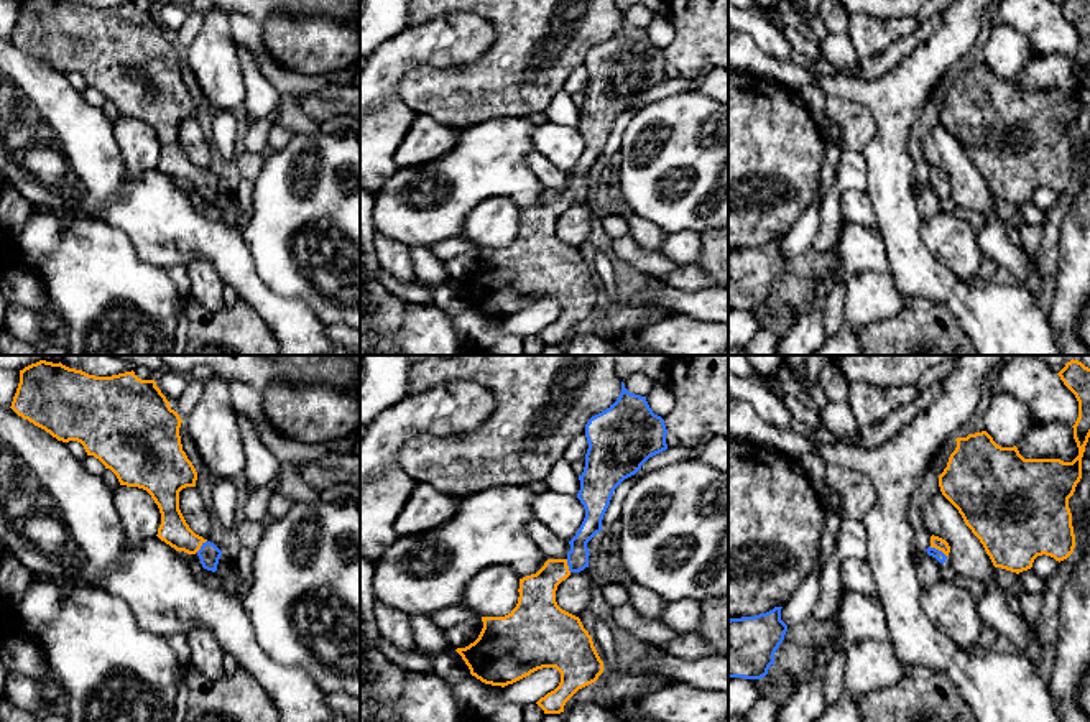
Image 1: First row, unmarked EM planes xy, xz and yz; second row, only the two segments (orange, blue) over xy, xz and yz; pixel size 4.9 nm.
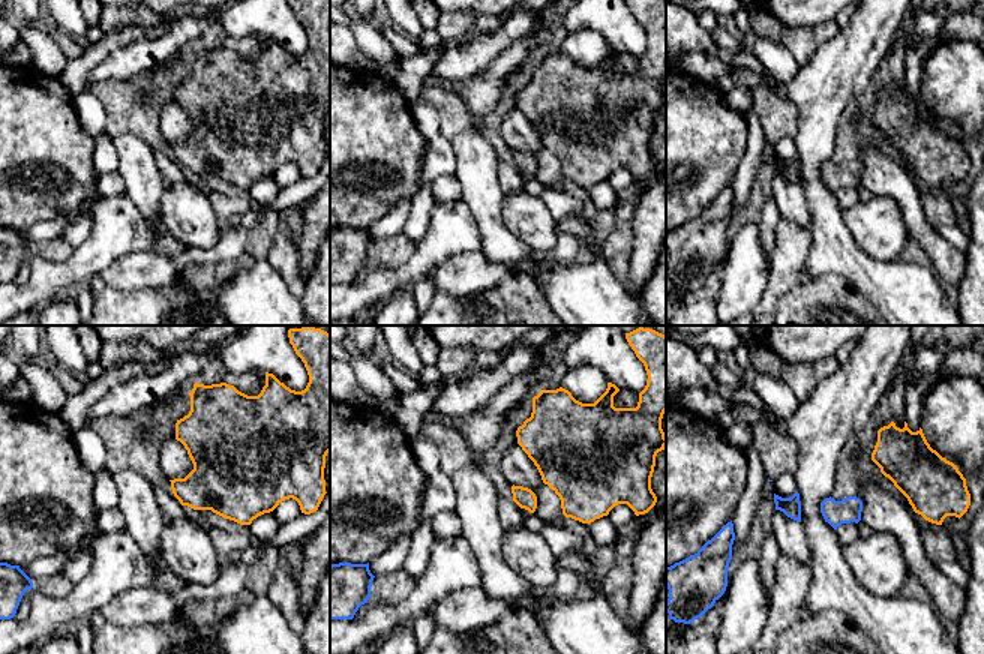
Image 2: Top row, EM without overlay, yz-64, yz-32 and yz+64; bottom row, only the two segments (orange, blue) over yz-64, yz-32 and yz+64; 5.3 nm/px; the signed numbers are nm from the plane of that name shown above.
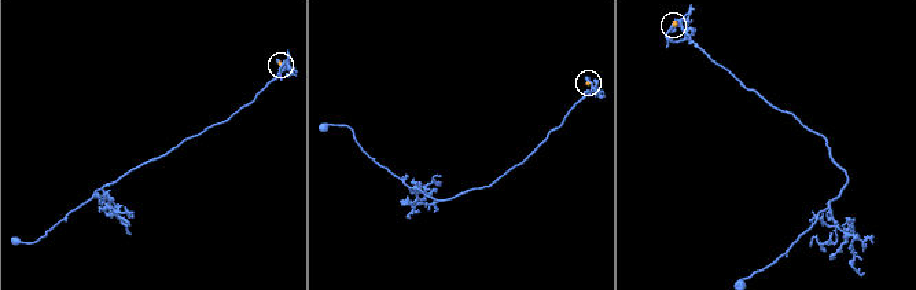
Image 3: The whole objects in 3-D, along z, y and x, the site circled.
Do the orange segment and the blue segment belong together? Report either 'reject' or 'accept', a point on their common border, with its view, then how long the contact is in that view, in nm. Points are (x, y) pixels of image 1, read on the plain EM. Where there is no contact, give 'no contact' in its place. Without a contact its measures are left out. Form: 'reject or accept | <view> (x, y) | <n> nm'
accept | yz (937, 180) | 100 nm

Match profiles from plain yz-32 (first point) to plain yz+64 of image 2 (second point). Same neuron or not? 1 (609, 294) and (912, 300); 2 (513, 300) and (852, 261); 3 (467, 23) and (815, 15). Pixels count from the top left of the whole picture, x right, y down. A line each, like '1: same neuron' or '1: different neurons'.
1: same neuron
2: different neurons
3: different neurons

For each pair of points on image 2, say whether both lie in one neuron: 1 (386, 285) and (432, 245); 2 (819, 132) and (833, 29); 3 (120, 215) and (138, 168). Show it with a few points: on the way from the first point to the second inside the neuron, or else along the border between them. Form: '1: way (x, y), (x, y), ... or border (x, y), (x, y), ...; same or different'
1: way (398, 278), (423, 257); same
2: border (840, 30), (830, 39), (825, 39), (806, 62); different
3: border (126, 191), (149, 222); different

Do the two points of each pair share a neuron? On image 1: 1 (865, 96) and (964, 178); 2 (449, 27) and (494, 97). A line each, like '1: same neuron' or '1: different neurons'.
1: different neurons
2: different neurons

